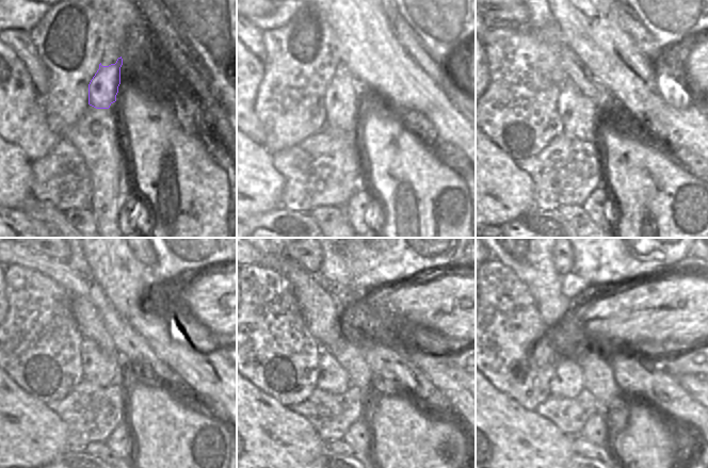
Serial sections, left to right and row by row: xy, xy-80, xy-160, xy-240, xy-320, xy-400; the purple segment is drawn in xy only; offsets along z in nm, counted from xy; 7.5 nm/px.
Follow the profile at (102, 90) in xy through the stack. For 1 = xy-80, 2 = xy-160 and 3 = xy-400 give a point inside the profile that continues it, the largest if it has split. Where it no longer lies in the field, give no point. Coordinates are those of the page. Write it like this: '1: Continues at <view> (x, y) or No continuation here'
1: Continues at xy-80 (342, 94)
2: Continues at xy-160 (579, 115)
3: Continues at xy-400 (567, 382).

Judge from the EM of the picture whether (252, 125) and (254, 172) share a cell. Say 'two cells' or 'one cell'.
two cells

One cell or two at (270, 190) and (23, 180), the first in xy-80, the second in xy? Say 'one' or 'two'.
one

